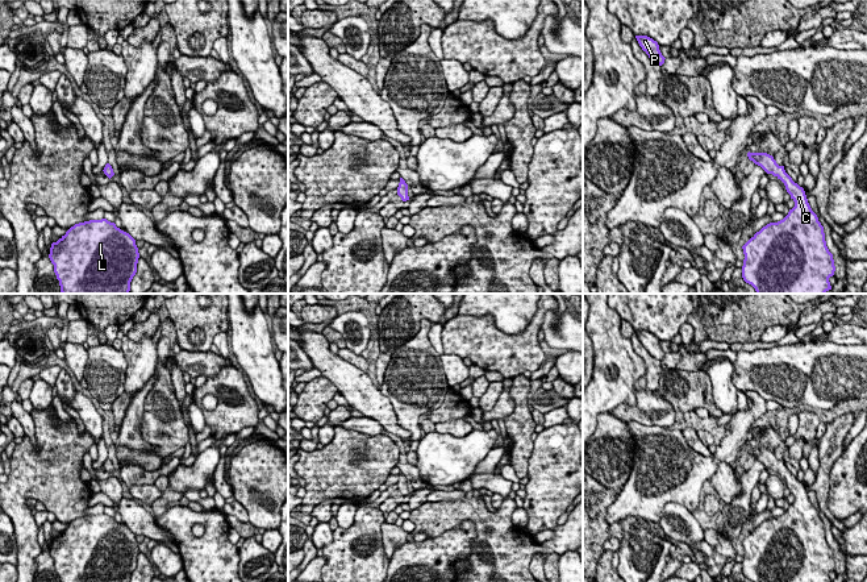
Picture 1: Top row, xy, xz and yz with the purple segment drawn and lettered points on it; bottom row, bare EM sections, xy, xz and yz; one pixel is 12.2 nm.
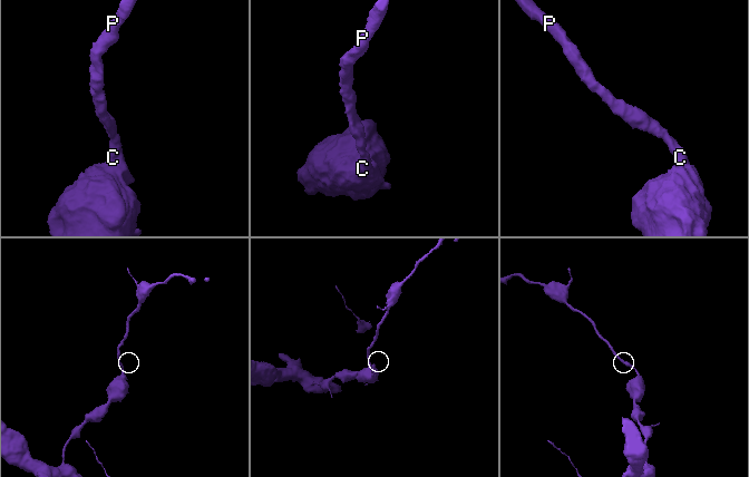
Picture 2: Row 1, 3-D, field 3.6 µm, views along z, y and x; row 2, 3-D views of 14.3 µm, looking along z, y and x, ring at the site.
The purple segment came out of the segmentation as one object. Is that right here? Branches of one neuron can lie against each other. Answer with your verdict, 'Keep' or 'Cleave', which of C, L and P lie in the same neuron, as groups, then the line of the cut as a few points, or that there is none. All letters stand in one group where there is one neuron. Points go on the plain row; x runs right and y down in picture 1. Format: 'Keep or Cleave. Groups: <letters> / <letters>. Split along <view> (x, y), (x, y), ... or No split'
Keep. Groups: C L P. No split

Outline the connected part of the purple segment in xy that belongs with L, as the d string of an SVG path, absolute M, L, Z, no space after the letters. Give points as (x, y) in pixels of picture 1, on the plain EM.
M107 514L75 519L51 539L49 553L61 582L130 582L139 553L136 535Z

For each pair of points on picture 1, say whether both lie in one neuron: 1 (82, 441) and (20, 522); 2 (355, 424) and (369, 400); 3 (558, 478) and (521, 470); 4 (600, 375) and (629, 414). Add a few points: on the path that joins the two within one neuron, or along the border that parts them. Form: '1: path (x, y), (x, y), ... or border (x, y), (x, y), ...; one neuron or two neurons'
1: path (61, 458), (20, 501); one neuron
2: border (363, 415), (375, 419), (384, 429); two neurons
3: border (533, 441), (526, 476); two neurons
4: border (636, 389), (633, 404), (620, 403), (609, 411); two neurons

